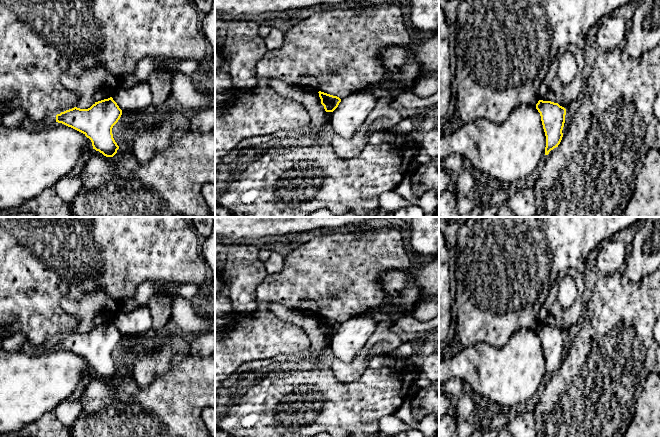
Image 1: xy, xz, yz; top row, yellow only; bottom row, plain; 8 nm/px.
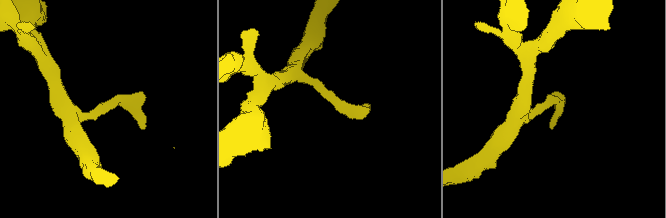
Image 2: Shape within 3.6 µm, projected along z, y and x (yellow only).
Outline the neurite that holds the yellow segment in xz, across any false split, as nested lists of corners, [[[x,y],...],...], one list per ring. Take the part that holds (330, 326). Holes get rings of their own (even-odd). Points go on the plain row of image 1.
[[[321,315],[318,317],[321,323],[321,328],[324,330],[326,336],[333,336],[341,326],[341,323],[337,320],[333,320]]]

